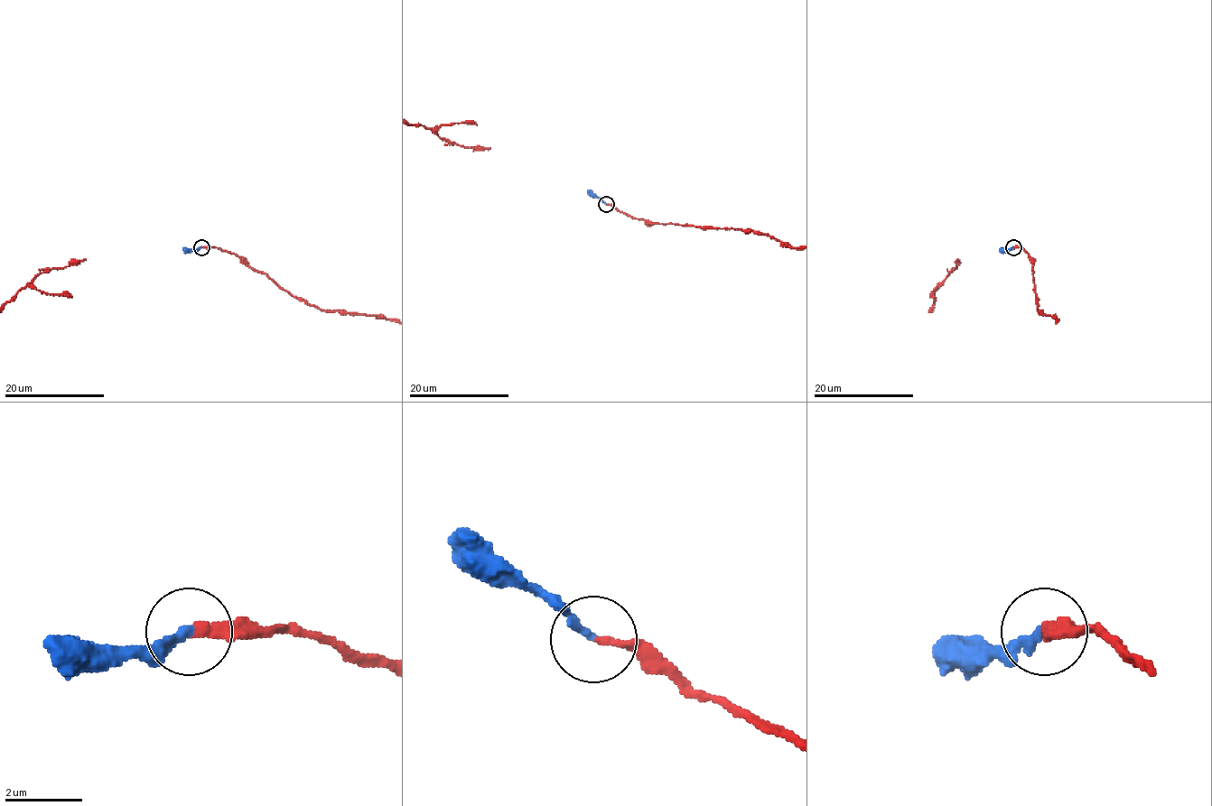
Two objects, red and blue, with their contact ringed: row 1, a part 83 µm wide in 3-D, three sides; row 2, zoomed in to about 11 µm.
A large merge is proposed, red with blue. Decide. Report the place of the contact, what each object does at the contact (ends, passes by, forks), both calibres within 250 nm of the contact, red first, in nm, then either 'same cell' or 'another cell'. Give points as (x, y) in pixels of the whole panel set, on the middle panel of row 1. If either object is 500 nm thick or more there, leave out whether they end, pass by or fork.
at (606, 204); red ends there; blue ends there; 240 nm thick on the red side, 220 nm on the other; same cell

